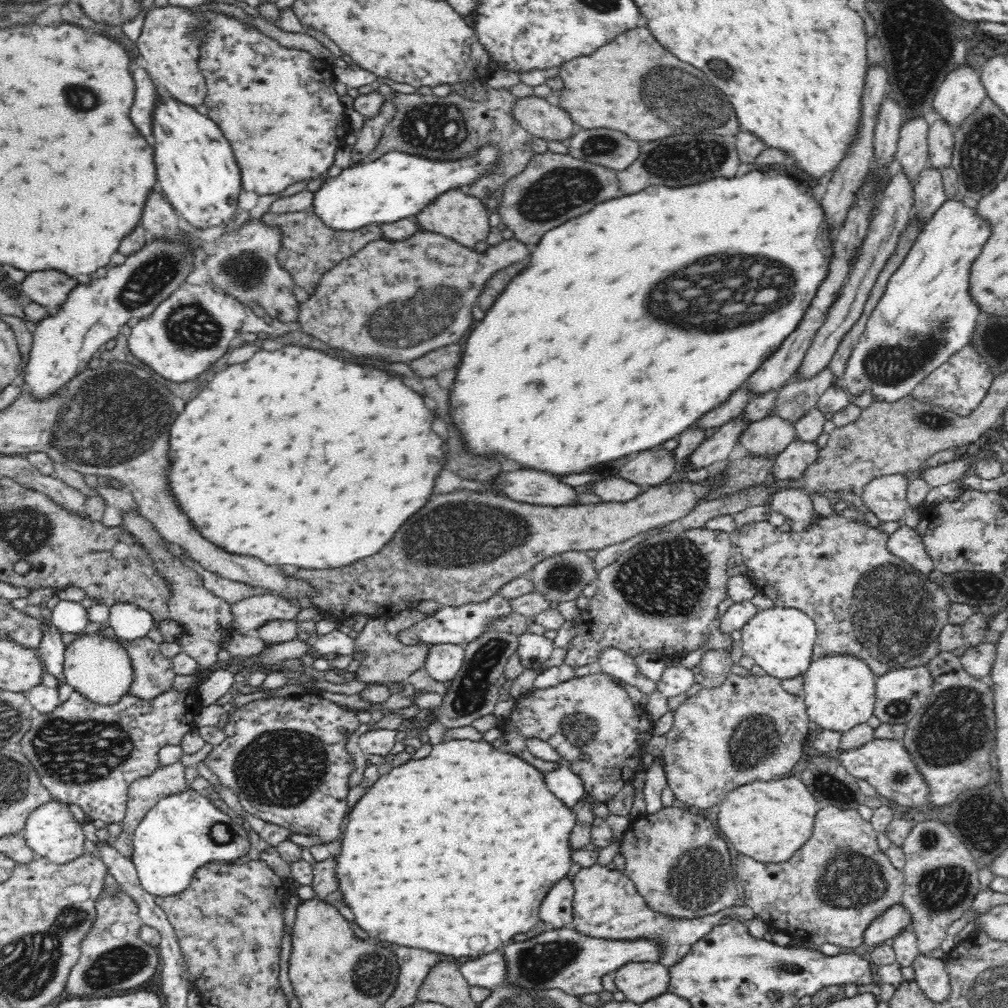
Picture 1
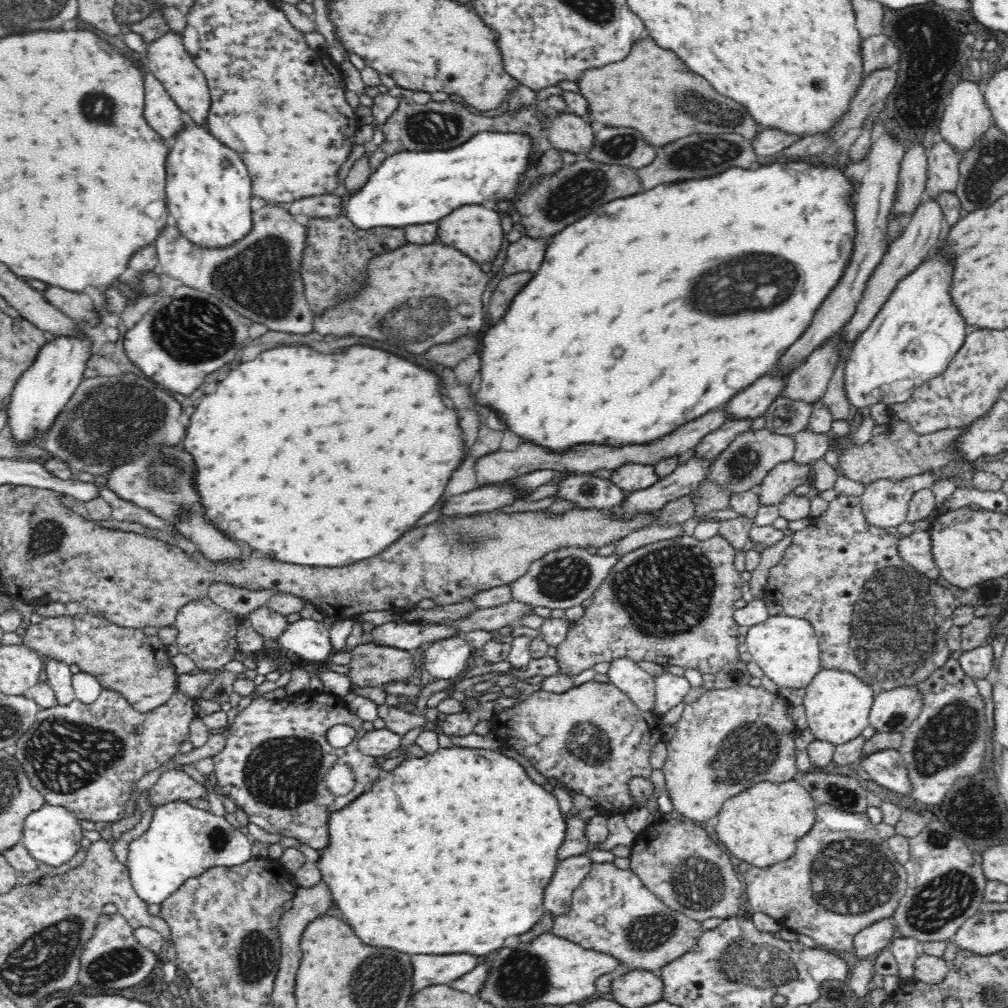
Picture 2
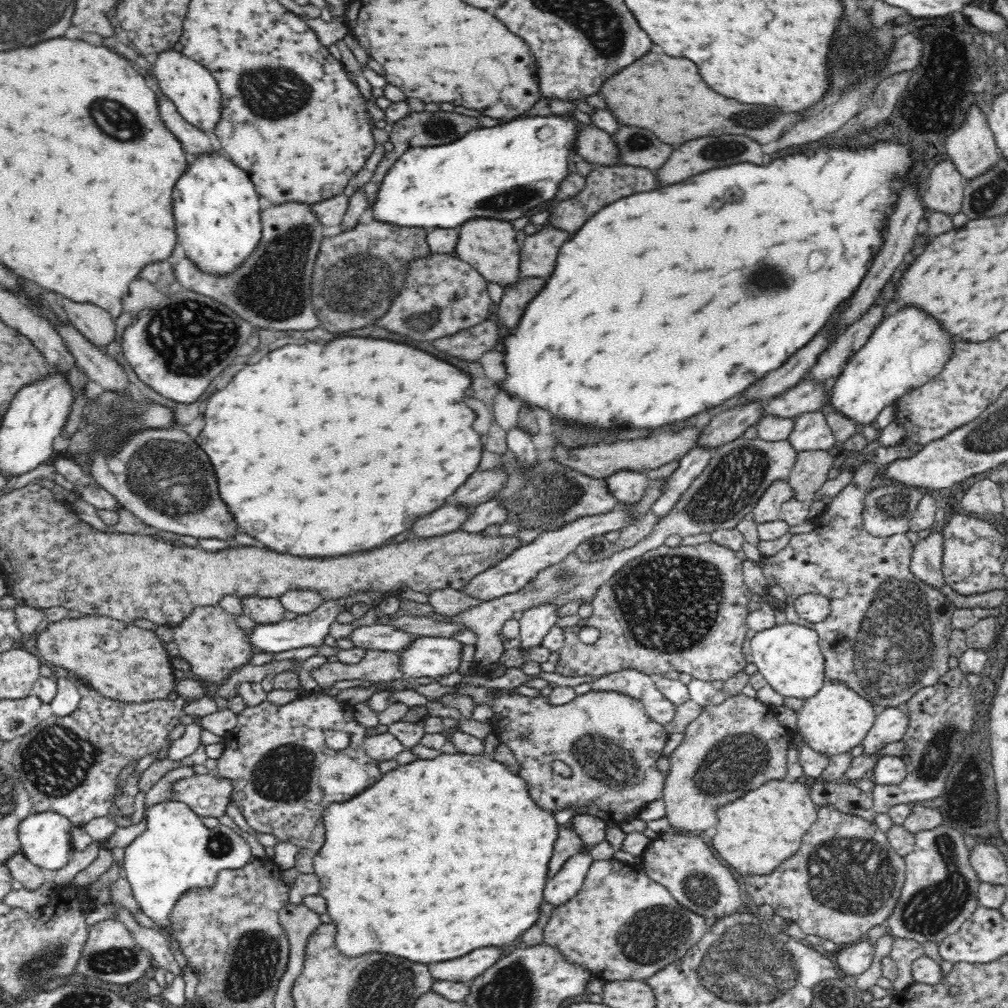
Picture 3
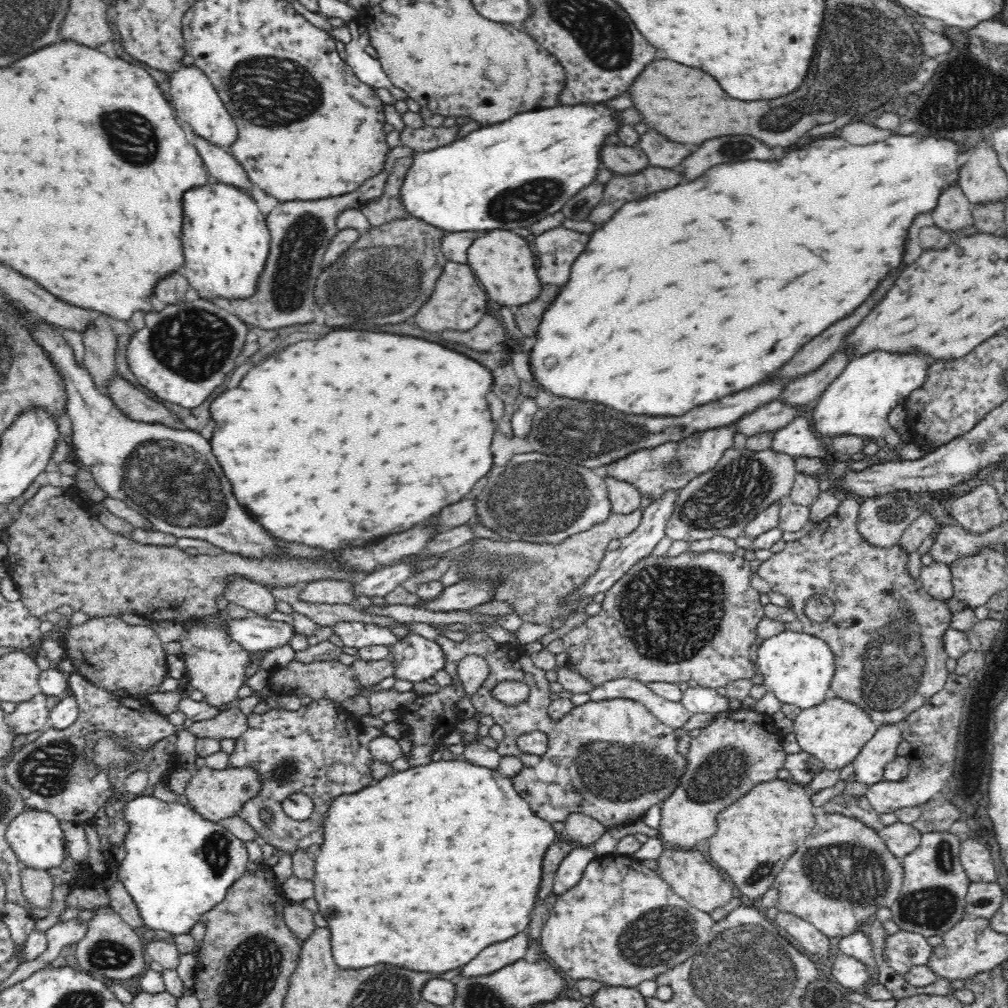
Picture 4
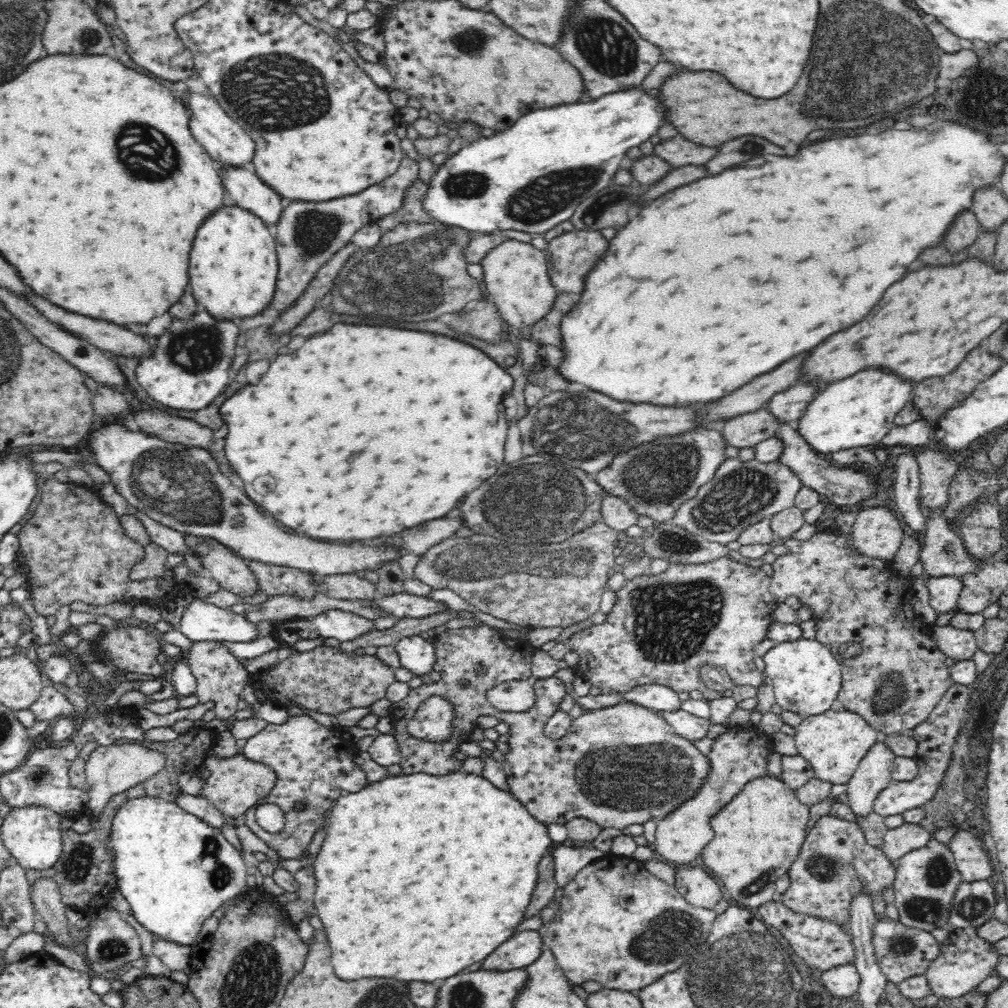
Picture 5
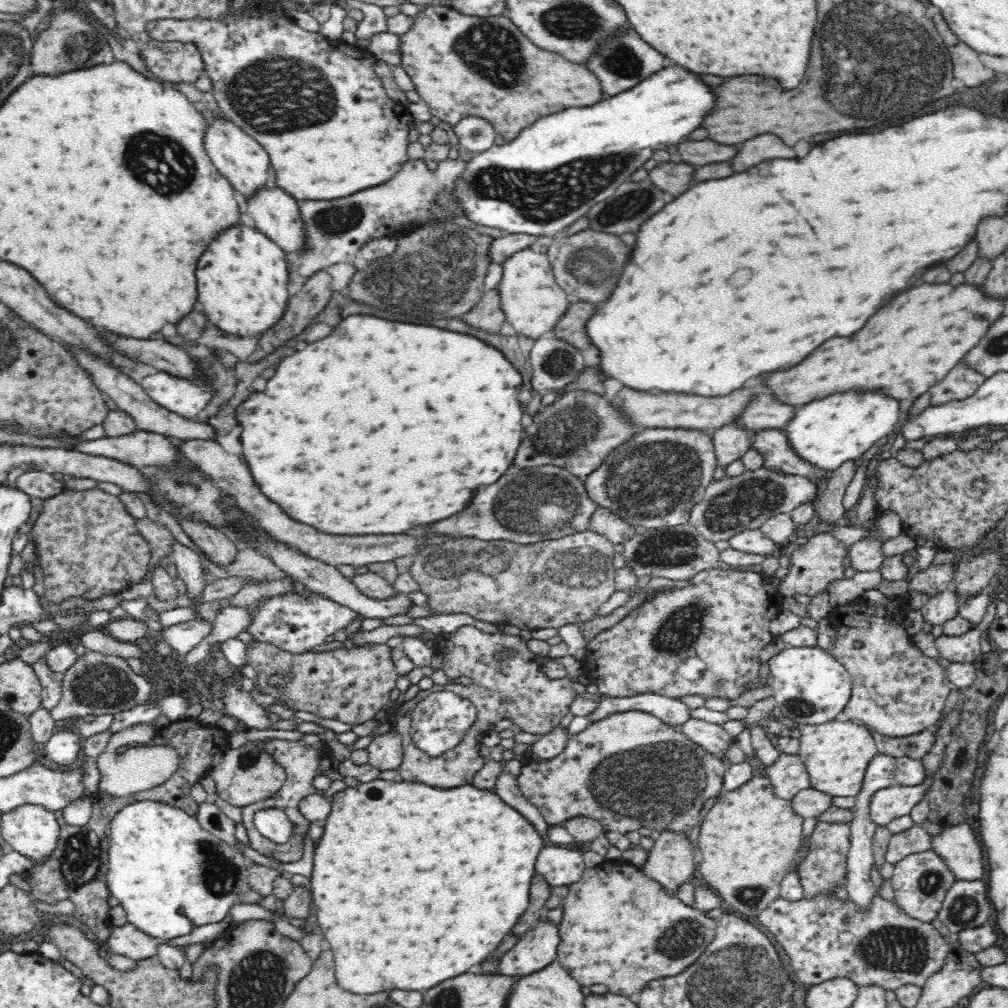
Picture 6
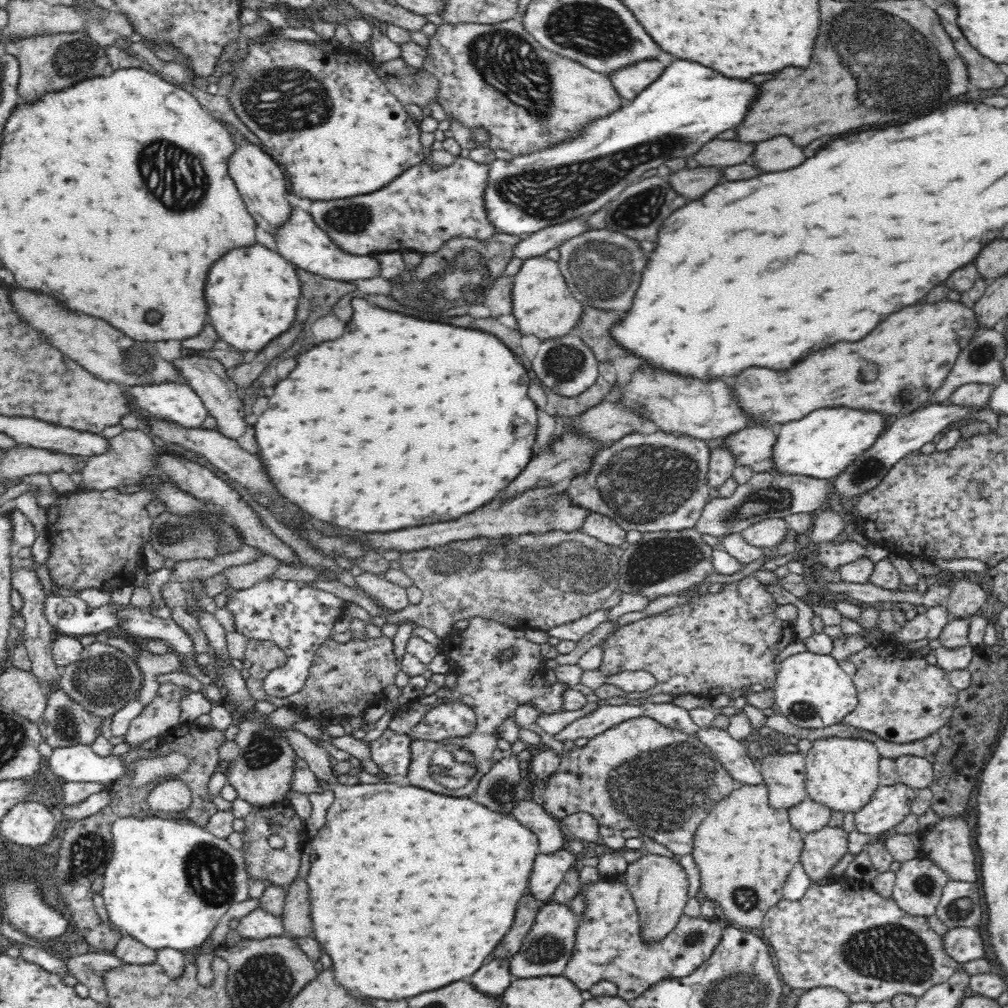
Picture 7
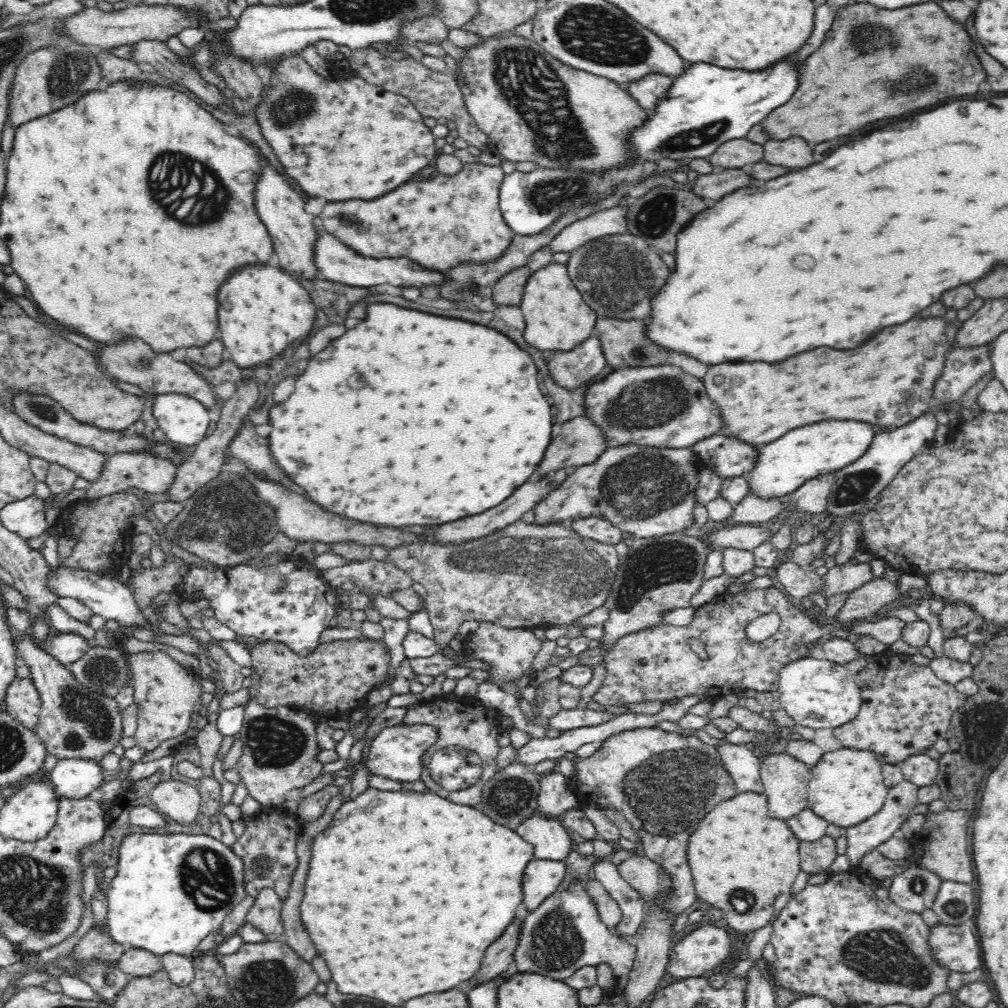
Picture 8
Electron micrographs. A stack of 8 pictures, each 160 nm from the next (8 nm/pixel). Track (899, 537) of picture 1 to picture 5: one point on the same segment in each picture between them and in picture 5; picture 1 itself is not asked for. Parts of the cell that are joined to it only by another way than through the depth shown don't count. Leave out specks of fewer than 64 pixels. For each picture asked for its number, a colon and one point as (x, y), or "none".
2: (915, 549)
3: (926, 563)
4: (936, 579)
5: (944, 592)

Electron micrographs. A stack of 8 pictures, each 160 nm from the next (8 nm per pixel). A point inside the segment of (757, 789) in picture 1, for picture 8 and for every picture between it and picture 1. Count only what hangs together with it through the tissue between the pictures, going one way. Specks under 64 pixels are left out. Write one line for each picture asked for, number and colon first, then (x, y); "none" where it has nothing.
2: (761, 826)
3: (765, 826)
4: (765, 826)
5: (765, 824)
6: (761, 832)
7: (744, 850)
8: (742, 860)

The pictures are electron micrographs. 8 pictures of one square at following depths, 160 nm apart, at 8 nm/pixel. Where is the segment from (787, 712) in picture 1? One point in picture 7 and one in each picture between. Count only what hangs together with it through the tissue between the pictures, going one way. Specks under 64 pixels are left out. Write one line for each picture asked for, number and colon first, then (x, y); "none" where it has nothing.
2: (730, 739)
3: (731, 749)
4: (740, 749)
5: (739, 755)
6: (670, 862)
7: (659, 886)

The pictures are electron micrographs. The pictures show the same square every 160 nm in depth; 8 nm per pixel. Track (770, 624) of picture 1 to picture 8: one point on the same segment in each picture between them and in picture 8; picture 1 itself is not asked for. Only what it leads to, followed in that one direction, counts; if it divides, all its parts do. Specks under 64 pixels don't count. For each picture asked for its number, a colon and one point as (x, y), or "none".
2: (786, 648)
3: (789, 656)
4: (798, 668)
5: (806, 677)
6: (810, 686)
7: (812, 690)
8: (816, 693)

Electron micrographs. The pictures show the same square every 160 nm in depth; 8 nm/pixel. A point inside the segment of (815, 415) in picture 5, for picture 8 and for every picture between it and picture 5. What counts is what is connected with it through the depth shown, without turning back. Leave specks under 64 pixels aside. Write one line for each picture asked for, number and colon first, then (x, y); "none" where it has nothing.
6: (826, 433)
7: (821, 445)
8: (783, 466)

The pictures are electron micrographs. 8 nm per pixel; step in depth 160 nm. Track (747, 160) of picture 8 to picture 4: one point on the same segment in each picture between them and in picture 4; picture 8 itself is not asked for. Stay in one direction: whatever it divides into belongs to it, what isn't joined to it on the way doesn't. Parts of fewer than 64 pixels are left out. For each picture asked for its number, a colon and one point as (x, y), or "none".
4: (660, 152)
5: (676, 152)
6: (696, 153)
7: (718, 152)

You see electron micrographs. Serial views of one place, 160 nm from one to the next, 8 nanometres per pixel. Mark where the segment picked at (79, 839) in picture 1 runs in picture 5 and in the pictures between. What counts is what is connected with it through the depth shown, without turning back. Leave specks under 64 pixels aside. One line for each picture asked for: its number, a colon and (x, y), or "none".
2: (52, 835)
3: (44, 837)
4: (36, 838)
5: (32, 834)

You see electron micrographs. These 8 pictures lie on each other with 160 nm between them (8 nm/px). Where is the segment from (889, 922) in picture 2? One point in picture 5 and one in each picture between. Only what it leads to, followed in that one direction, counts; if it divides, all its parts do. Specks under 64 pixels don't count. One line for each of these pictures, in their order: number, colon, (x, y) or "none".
3: (852, 961)
4: (849, 972)
5: (842, 981)

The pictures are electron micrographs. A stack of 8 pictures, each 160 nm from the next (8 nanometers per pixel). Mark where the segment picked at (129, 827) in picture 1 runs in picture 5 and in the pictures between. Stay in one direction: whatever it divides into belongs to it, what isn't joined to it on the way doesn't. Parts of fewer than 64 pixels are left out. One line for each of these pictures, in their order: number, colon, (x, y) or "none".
2: (173, 785)
3: (208, 795)
4: (215, 794)
5: (235, 784)

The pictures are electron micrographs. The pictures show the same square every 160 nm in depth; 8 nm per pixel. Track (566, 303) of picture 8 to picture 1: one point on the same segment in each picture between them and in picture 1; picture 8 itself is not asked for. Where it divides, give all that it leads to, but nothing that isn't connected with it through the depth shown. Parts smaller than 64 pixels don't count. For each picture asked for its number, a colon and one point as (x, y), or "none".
1: (455, 214)
2: (474, 230)
3: (490, 246)
4: (506, 264)
5: (517, 276)
6: (533, 302)
7: (545, 307)

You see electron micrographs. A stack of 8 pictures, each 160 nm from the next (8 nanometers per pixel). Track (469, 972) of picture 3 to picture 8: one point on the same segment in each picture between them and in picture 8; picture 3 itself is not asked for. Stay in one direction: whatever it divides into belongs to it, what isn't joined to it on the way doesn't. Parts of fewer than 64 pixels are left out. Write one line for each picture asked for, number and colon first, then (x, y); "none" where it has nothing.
4: (491, 959)
5: (522, 950)
6: (538, 947)
7: (546, 950)
8: (565, 933)

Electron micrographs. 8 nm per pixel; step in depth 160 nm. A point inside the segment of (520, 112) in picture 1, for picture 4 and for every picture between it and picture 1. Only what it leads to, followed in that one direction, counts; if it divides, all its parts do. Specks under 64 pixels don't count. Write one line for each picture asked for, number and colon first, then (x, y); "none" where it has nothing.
2: (569, 132)
3: (597, 146)
4: (622, 159)

